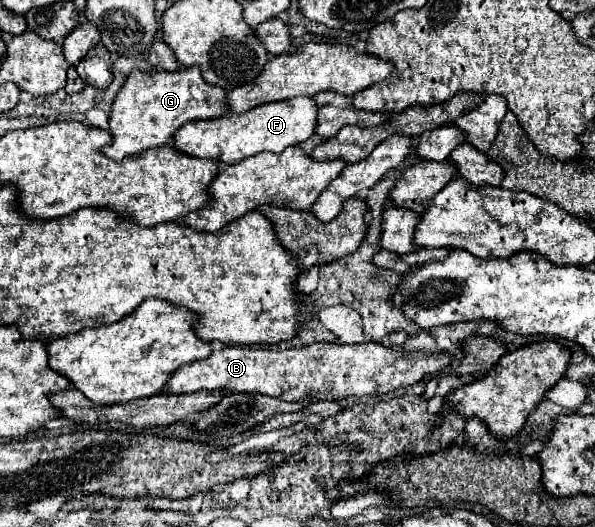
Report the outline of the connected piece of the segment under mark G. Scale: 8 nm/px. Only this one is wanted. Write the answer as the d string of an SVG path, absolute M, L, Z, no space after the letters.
M180 68L176 72L144 72L134 70L128 74L124 88L118 92L112 112L110 112L110 132L114 134L114 142L102 150L108 158L120 162L126 156L140 154L148 148L158 148L168 144L180 126L190 120L208 120L220 118L230 112L226 104L226 90L204 82L200 68Z

